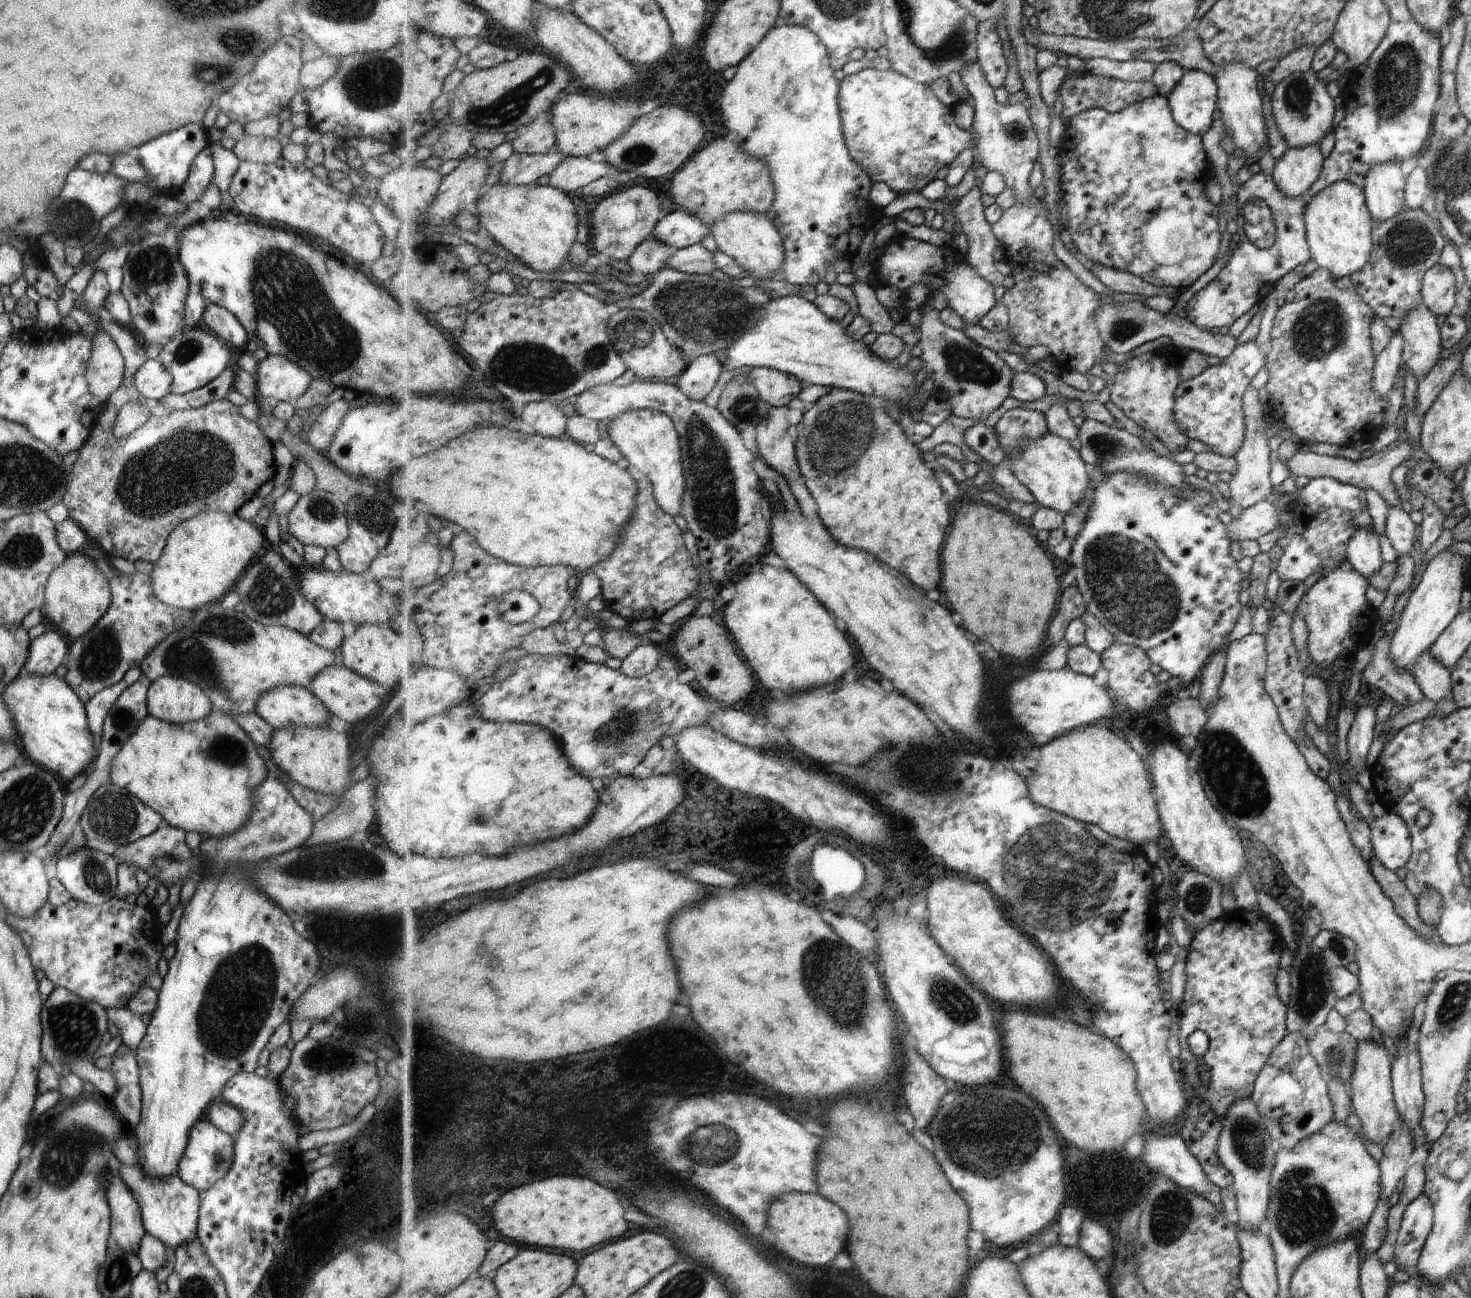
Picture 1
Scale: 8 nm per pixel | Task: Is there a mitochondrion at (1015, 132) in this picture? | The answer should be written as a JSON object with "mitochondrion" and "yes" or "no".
{"mitochondrion":"yes"}

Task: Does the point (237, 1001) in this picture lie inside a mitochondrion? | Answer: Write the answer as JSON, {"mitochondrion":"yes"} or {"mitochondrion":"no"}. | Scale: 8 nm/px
{"mitochondrion":"yes"}

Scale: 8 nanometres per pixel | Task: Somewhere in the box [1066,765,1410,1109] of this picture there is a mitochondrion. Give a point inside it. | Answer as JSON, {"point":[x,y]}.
{"point":[1310,997]}

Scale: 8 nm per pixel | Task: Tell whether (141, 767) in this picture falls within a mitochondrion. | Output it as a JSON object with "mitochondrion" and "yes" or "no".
{"mitochondrion":"no"}

